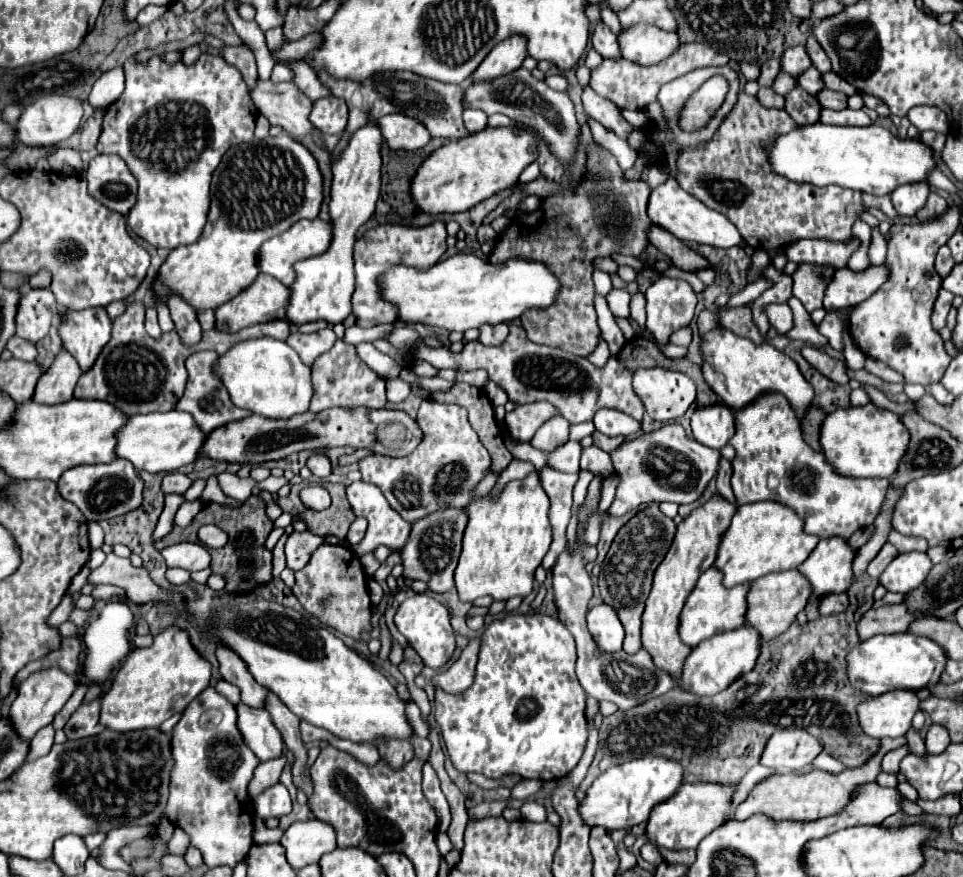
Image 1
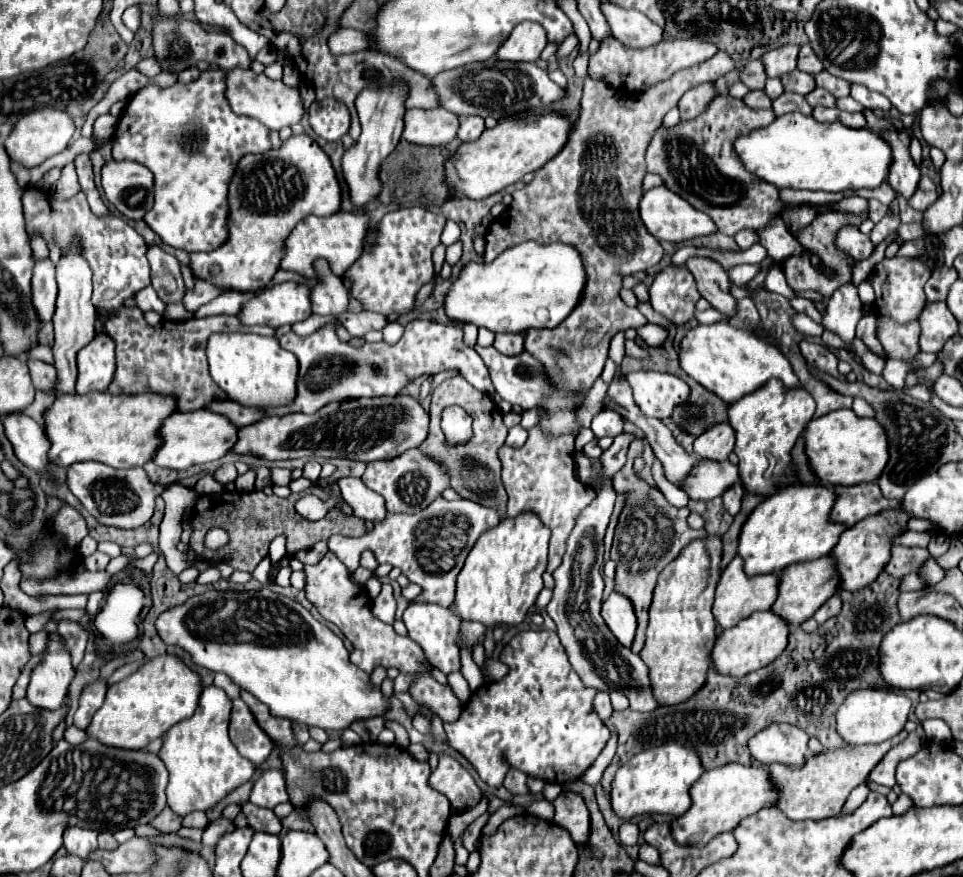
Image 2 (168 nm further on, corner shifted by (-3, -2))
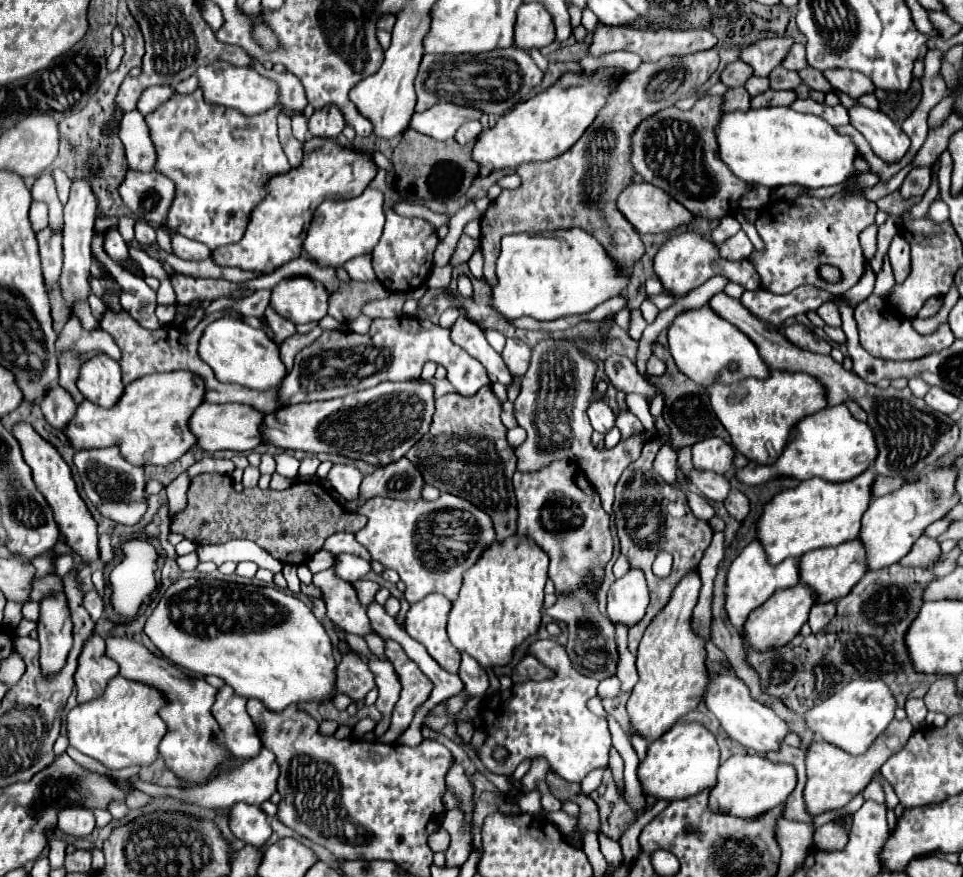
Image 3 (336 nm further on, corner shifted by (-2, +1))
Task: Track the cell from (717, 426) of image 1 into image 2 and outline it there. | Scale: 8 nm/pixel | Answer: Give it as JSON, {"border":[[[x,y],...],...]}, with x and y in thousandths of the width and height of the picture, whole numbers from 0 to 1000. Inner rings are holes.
{"border":[[[749,481],[732,490],[730,497],[722,499],[722,518],[736,525],[755,525],[763,506],[763,493],[757,481]]]}

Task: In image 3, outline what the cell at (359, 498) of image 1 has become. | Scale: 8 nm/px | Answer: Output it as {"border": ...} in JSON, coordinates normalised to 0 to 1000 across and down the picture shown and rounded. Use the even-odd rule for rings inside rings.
{"border":[[[347,530],[343,539],[339,542],[339,548],[345,553],[347,560],[351,560],[357,569],[370,569],[372,555],[376,551],[376,539],[368,530]]]}

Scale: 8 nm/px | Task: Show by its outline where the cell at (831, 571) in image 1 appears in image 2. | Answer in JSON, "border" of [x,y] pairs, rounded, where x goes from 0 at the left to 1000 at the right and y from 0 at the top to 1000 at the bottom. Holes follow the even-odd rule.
{"border":[[[921,582],[911,588],[902,588],[886,600],[882,600],[873,611],[867,625],[863,627],[863,636],[867,636],[867,648],[871,650],[871,673],[894,673],[900,668],[904,661],[913,657],[917,645],[923,639],[923,627],[925,627],[925,611],[931,611],[940,604],[942,597],[942,586],[934,582]]]}

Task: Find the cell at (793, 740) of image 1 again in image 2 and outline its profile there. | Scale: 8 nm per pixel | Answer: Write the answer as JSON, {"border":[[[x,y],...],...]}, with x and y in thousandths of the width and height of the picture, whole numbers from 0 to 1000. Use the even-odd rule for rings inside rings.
{"border":[[[801,826],[778,844],[778,855],[792,873],[809,869],[823,878],[834,876],[834,867],[840,862],[838,846],[840,839],[832,830],[821,826]]]}

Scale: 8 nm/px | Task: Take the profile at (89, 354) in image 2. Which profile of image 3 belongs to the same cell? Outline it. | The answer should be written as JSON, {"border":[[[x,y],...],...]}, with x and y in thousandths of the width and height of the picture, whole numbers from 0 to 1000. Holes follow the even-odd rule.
{"border":[[[102,405],[89,412],[83,421],[81,444],[91,457],[110,466],[118,464],[118,460],[123,460],[129,446],[129,437],[125,432],[125,416],[112,405]]]}

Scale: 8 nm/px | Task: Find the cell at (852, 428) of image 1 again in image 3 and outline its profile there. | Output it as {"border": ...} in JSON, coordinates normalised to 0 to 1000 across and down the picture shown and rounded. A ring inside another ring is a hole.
{"border":[[[870,462],[839,473],[831,482],[827,482],[825,491],[820,494],[820,503],[816,505],[806,528],[789,530],[781,526],[773,535],[766,535],[764,542],[771,551],[777,553],[793,553],[810,544],[827,548],[837,548],[843,544],[852,544],[858,548],[883,548],[897,539],[908,528],[910,519],[912,512],[903,487],[895,480],[889,480],[876,462]]]}

